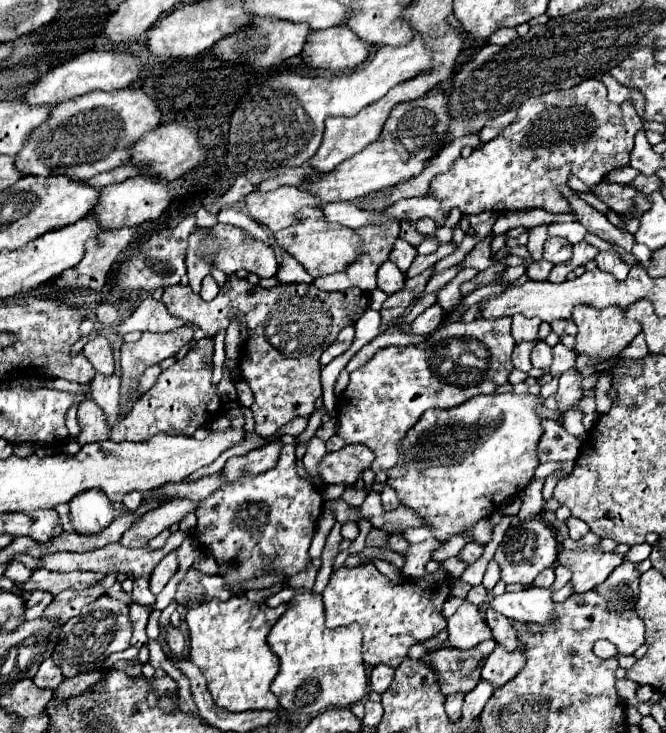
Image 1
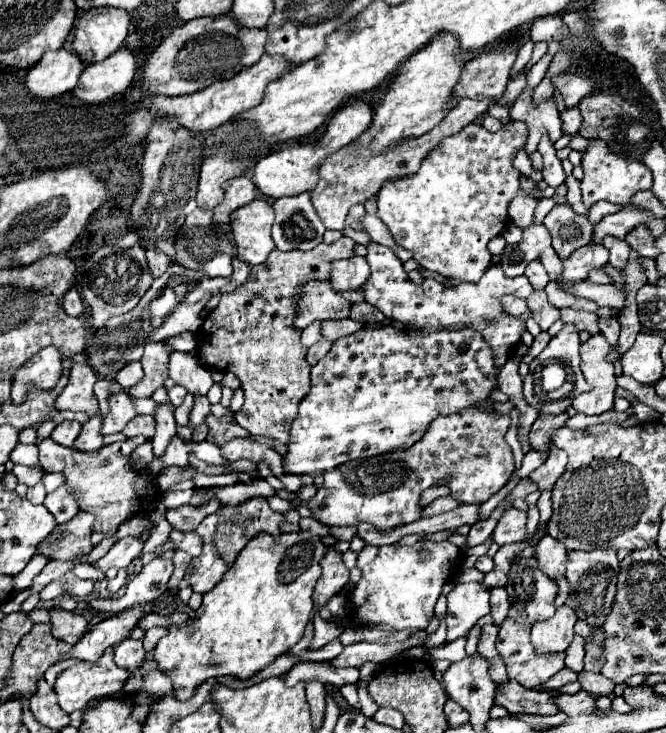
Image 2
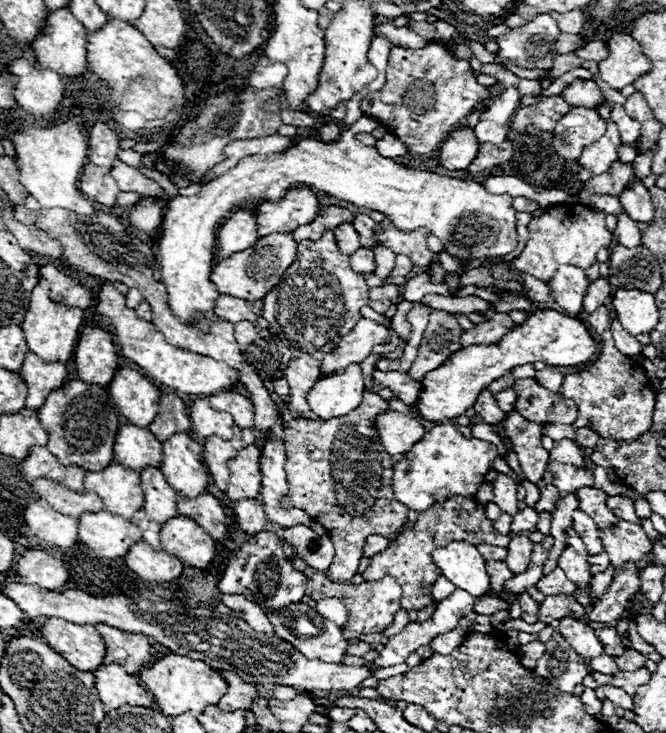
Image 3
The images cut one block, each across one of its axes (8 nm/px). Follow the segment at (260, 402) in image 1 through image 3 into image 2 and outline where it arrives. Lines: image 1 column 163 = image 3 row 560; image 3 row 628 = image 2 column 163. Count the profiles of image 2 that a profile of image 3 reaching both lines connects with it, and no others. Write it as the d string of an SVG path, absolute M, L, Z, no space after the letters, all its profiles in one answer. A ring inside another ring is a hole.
M150 342L144 350L142 356L142 368L144 368L144 380L138 382L136 386L130 388L132 396L140 396L140 398L150 398L150 394L154 390L158 390L160 386L164 386L166 378L168 378L168 354L164 352L160 342Z

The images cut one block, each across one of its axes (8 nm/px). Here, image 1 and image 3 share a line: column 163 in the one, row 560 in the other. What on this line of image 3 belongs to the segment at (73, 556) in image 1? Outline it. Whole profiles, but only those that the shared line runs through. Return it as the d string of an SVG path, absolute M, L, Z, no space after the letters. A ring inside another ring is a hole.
M568 494L568 496L564 496L558 502L556 510L552 512L552 530L550 530L550 536L556 542L554 542L554 550L550 552L550 558L544 564L544 574L550 574L550 570L558 568L558 558L564 552L564 548L568 546L566 544L566 530L572 528L572 512L576 508L578 508L578 498L574 494Z

